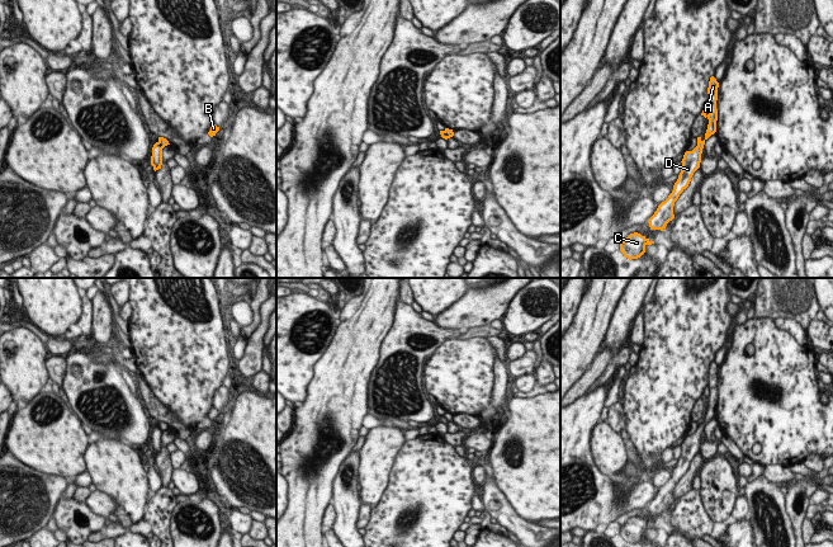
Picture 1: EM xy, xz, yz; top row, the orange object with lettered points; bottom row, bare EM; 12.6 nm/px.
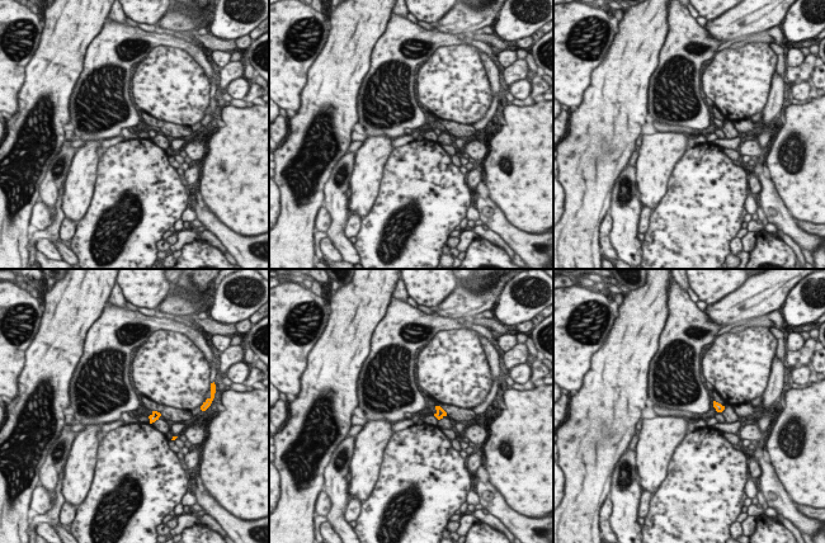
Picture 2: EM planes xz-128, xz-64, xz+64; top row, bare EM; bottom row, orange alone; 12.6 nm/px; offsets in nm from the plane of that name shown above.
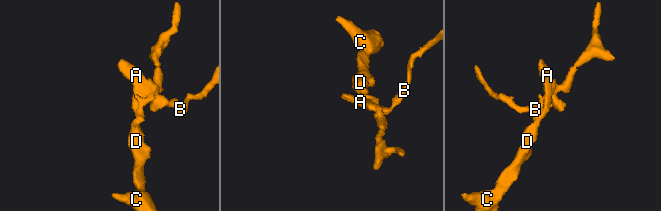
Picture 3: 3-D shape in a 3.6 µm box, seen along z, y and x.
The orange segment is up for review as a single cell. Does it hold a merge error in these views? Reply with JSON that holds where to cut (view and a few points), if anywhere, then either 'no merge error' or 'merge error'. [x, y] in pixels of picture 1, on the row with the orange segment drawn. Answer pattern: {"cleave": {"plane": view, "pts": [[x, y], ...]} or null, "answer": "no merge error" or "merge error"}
{"cleave": {"plane": "xz", "pts": [[443, 131], [448, 137]]}, "answer": "merge error"}

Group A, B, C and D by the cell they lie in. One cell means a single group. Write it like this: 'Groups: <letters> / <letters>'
Groups: A C D / B

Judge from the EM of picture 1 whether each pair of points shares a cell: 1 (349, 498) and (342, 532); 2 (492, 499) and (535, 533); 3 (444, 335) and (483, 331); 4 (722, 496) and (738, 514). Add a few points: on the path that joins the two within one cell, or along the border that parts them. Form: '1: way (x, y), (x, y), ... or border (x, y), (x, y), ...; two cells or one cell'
1: way (348, 507), (346, 523); one cell
2: way (502, 509), (525, 532); one cell
3: border (464, 330), (460, 336); two cells
4: border (738, 495), (730, 513); two cells

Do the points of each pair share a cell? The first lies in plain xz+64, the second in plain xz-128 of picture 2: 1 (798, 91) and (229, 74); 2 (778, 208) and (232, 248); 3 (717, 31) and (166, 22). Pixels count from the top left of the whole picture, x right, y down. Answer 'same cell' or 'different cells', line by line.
1: different cells
2: same cell
3: same cell

